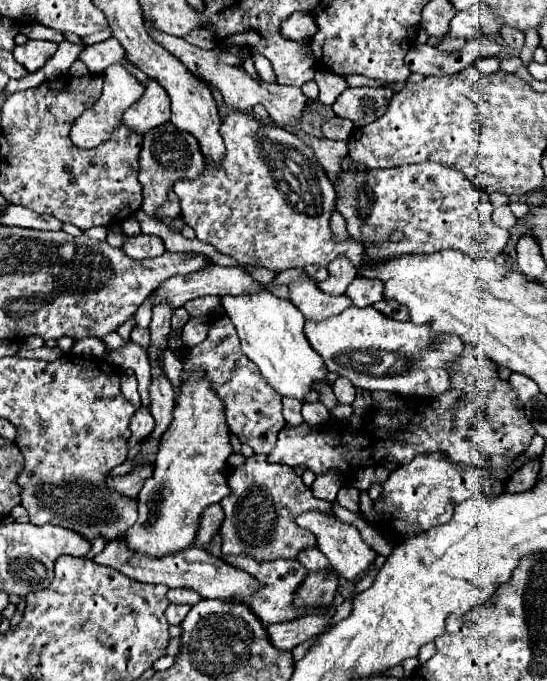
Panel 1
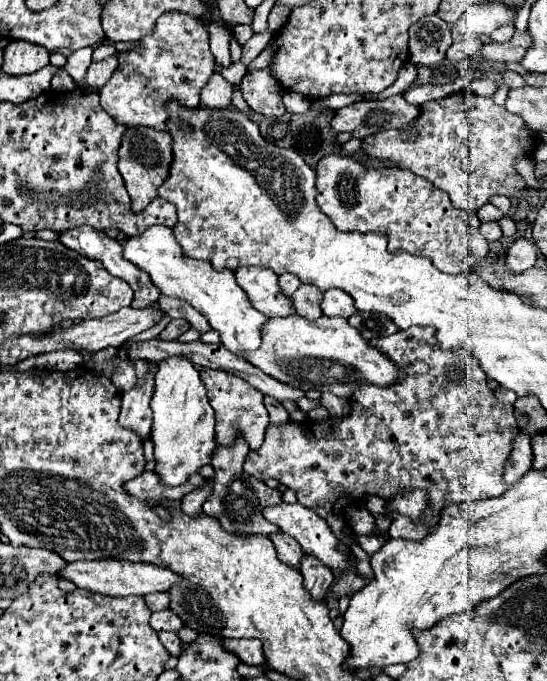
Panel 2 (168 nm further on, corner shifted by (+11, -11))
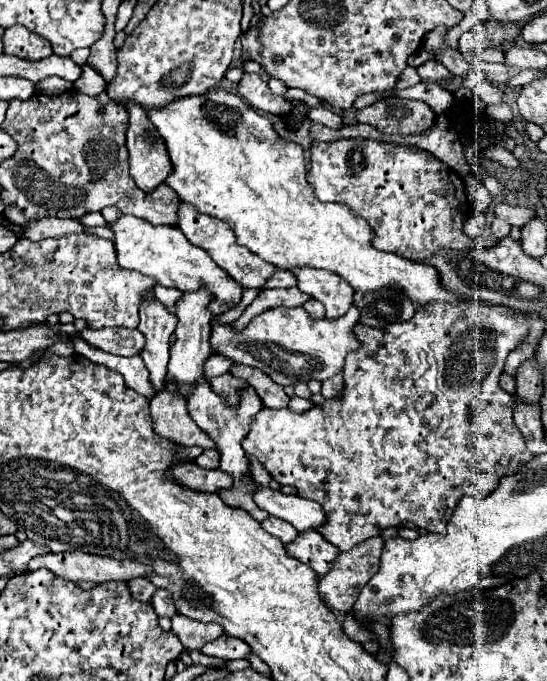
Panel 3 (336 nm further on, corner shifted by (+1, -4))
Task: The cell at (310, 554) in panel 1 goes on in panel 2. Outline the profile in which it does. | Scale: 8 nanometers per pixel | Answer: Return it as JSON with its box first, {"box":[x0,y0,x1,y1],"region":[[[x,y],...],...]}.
{"box":[269,533,303,567],"region":[[[273,533],[273,535],[269,535],[269,539],[273,541],[273,545],[277,549],[277,555],[283,563],[287,563],[291,567],[299,567],[299,559],[301,559],[303,551],[293,537],[289,537],[285,533]]]}

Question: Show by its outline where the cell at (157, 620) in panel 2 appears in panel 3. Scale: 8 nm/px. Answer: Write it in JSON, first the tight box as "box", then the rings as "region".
{"box":[151,590,177,618],"region":[[[157,590],[155,596],[151,598],[151,604],[157,612],[157,616],[167,616],[167,618],[173,618],[177,614],[177,608],[173,606],[173,598],[167,590]]]}

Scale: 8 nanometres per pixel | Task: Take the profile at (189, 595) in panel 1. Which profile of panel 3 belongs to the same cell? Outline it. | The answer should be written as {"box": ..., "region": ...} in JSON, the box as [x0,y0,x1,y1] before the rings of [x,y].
{"box":[129,578,157,602],"region":[[[147,578],[133,580],[133,582],[129,584],[129,588],[131,588],[131,592],[135,594],[135,598],[141,600],[141,602],[149,602],[149,600],[153,598],[153,594],[157,592],[157,586],[155,586],[151,580],[147,580]]]}

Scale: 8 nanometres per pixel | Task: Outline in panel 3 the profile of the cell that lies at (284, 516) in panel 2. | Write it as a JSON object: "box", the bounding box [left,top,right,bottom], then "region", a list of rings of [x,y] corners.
{"box":[253,486,327,532],"region":[[[261,486],[253,500],[259,508],[267,510],[271,516],[287,520],[293,524],[299,532],[317,530],[323,524],[327,524],[327,516],[321,508],[321,504],[315,504],[313,500],[305,500],[301,496],[285,496],[279,490],[273,490],[269,486]]]}

